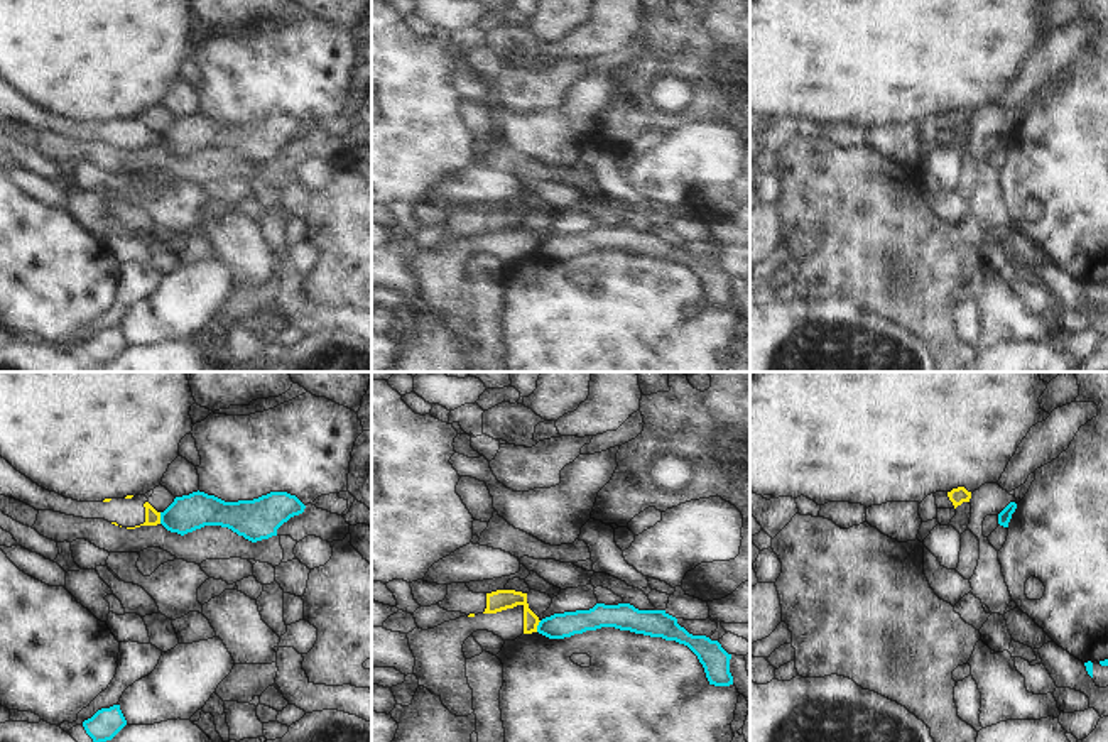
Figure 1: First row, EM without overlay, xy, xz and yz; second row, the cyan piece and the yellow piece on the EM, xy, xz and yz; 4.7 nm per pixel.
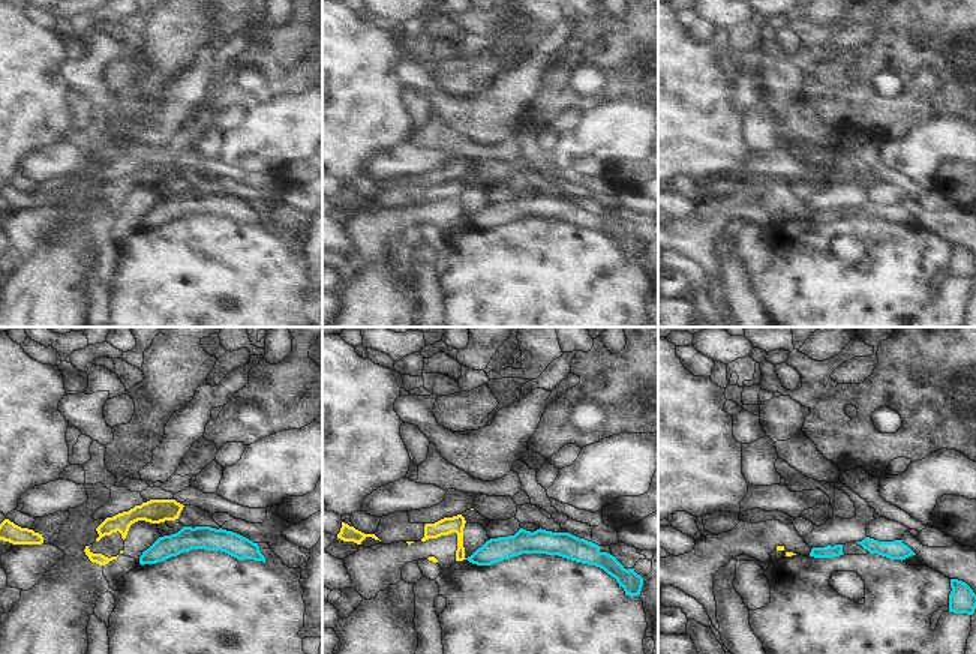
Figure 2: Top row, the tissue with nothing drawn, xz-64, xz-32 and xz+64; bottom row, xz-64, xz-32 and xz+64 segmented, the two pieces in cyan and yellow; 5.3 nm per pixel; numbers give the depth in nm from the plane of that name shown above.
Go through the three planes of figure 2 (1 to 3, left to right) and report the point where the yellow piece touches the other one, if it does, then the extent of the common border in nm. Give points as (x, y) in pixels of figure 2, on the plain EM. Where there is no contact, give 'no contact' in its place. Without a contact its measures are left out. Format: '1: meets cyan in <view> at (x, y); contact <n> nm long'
1: no contact
2: no contact
3: no contact

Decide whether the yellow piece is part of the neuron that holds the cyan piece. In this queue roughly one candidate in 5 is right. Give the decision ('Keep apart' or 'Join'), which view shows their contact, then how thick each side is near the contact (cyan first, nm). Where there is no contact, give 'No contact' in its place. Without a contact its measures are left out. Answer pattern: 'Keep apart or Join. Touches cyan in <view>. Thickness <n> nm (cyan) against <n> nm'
Keep apart. Touches cyan in xy. Thickness 170 nm (cyan) against 80 nm

